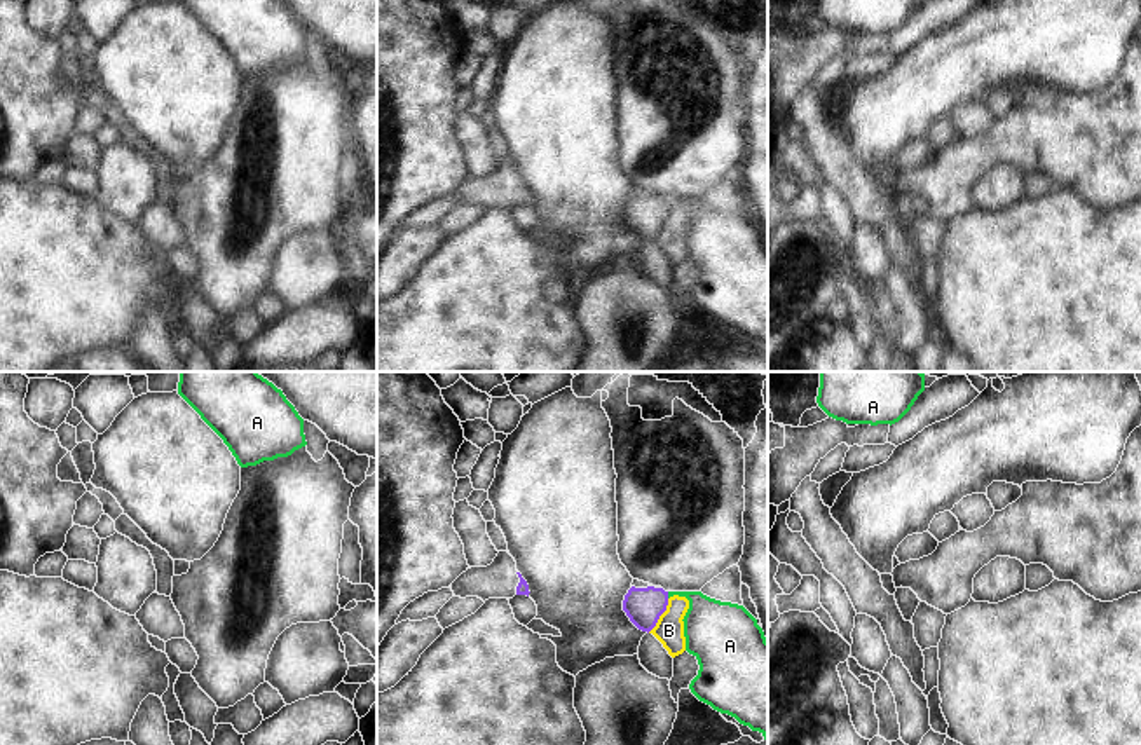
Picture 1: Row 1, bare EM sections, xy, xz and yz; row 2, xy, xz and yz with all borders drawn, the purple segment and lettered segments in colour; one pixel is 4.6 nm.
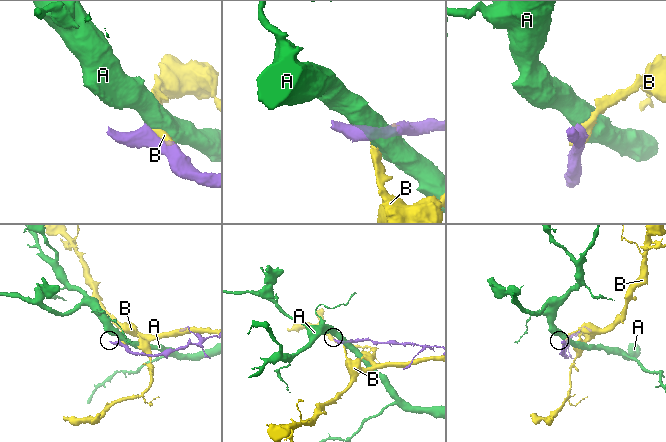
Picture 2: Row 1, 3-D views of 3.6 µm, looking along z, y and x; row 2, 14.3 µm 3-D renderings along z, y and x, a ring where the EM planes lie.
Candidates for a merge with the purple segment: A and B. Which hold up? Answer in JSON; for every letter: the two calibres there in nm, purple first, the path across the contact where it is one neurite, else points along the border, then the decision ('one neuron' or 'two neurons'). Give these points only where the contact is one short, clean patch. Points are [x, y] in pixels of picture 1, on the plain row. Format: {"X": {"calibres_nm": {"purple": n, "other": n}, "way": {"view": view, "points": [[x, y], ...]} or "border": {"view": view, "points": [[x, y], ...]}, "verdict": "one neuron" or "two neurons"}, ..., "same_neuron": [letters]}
{"A": {"calibres_nm": {"purple": 170, "other": 260}, "border": {"view": "xz", "points": [[667, 201], [669, 206]]}, "verdict": "two neurons"}, "B": {"calibres_nm": {"purple": 170, "other": 140}, "verdict": "two neurons"}, "same_neuron": []}

